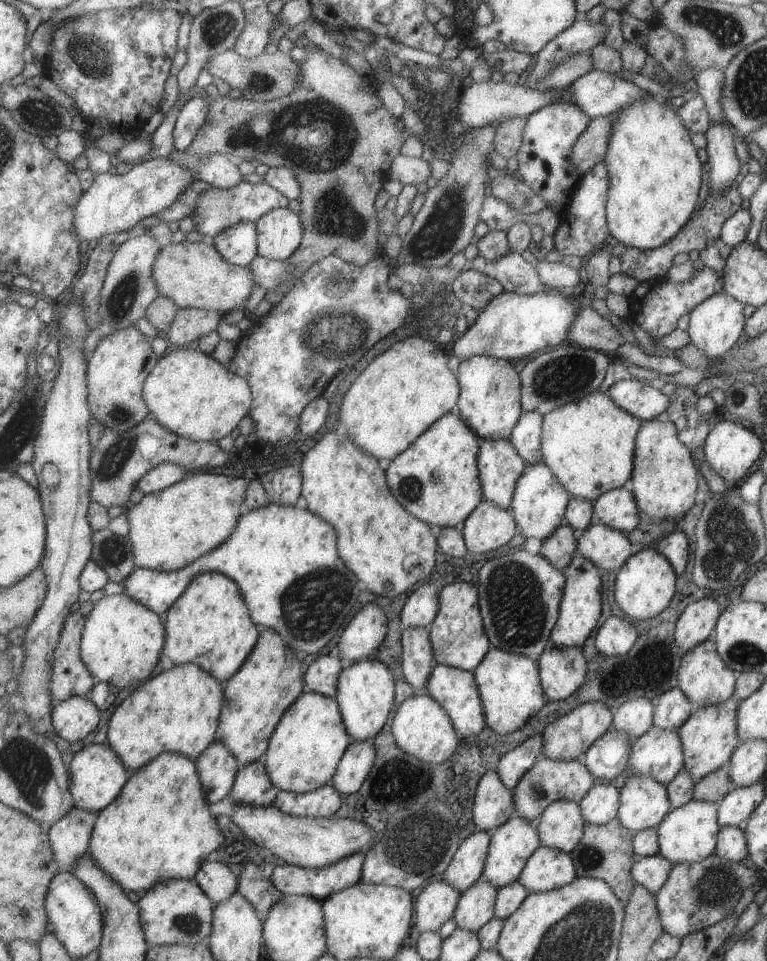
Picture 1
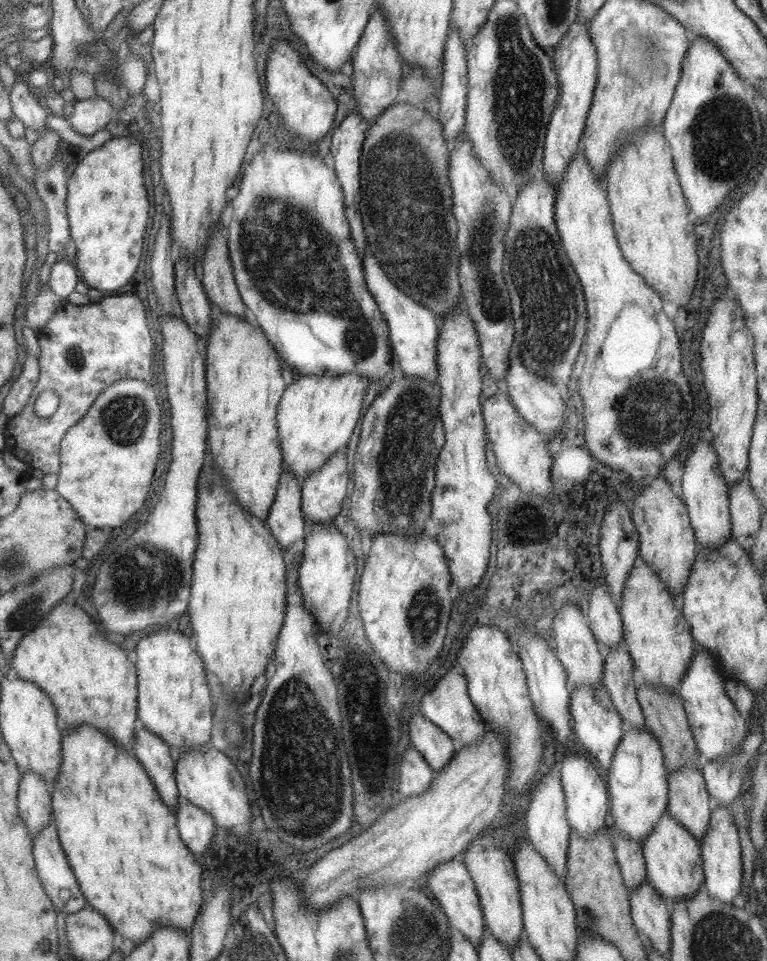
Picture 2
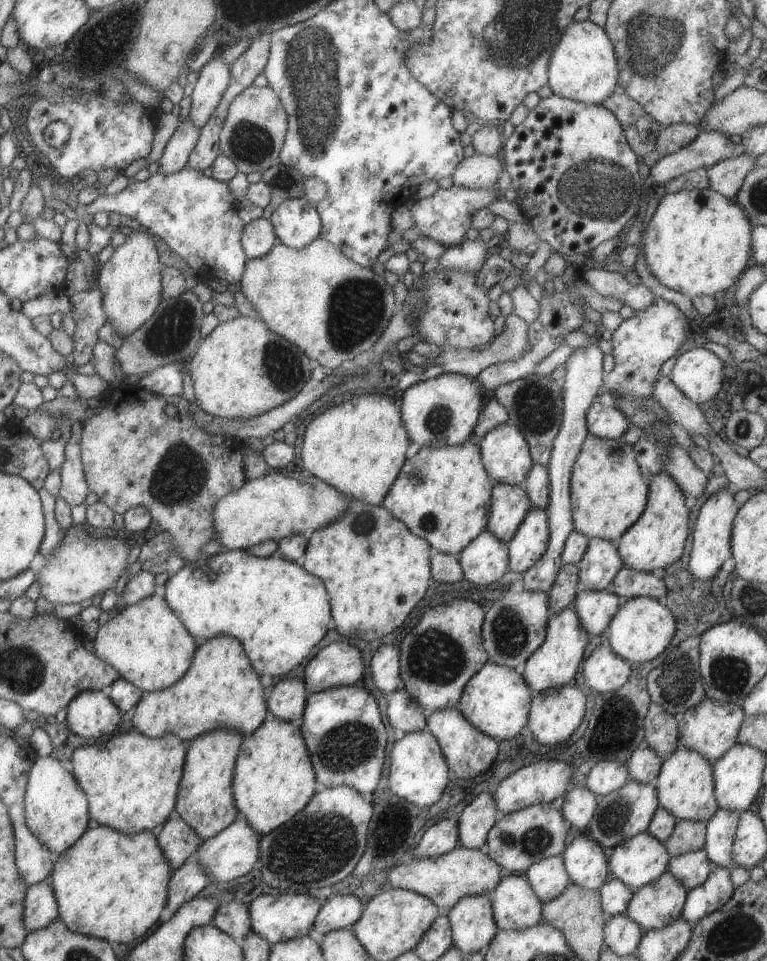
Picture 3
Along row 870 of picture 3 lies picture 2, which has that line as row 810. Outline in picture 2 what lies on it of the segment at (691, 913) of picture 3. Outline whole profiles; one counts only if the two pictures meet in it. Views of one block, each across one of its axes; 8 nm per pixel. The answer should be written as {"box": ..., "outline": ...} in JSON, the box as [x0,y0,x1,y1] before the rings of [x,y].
{"box":[699,805,742,905],"outline":[[[714,805],[706,831],[699,841],[704,876],[702,885],[716,901],[732,905],[733,898],[739,896],[742,856],[738,843],[738,832],[727,807]]]}

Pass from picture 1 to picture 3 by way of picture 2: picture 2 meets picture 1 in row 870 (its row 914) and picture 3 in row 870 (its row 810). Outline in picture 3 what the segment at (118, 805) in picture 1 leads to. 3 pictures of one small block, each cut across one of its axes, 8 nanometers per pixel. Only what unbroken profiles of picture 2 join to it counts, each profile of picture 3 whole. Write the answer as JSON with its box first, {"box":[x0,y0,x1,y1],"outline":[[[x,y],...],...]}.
{"box":[49,825,173,944],"outline":[[[90,825],[53,861],[49,879],[58,906],[58,918],[71,932],[117,944],[129,944],[135,938],[143,936],[157,922],[161,910],[166,906],[168,882],[173,870],[158,845],[155,832],[150,830],[123,834],[105,825]]]}

